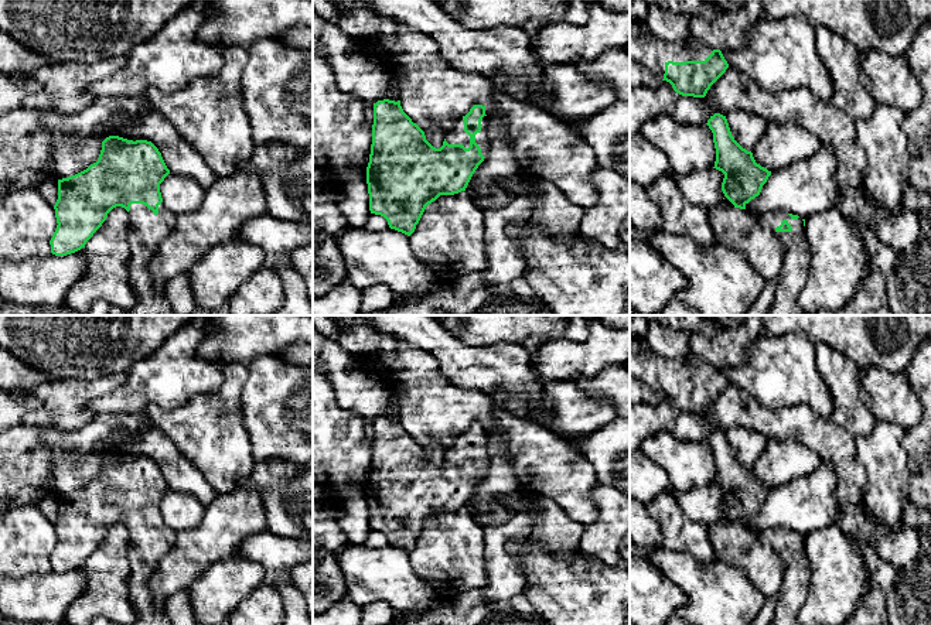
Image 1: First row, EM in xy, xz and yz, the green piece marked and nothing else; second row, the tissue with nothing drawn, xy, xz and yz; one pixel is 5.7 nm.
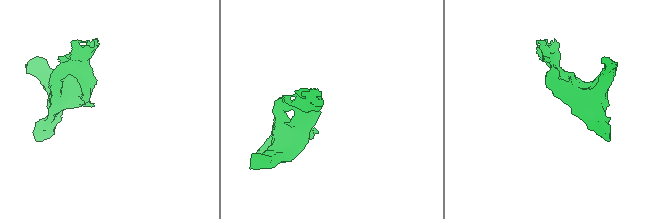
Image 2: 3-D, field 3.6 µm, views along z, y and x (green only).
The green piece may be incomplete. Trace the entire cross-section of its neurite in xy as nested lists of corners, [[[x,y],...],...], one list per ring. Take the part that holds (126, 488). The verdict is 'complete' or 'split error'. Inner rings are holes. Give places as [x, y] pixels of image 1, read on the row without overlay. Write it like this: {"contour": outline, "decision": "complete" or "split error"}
{"contour": [[[109,452],[102,458],[96,479],[86,486],[58,496],[58,516],[54,522],[57,546],[50,557],[51,570],[66,573],[85,564],[86,559],[106,537],[108,530],[122,523],[129,529],[130,601],[136,608],[133,625],[173,625],[164,607],[156,608],[149,578],[177,540],[177,532],[163,520],[160,501],[170,491],[158,465],[147,457],[127,457]]], "decision": "split error"}

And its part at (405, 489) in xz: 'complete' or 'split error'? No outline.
split error

